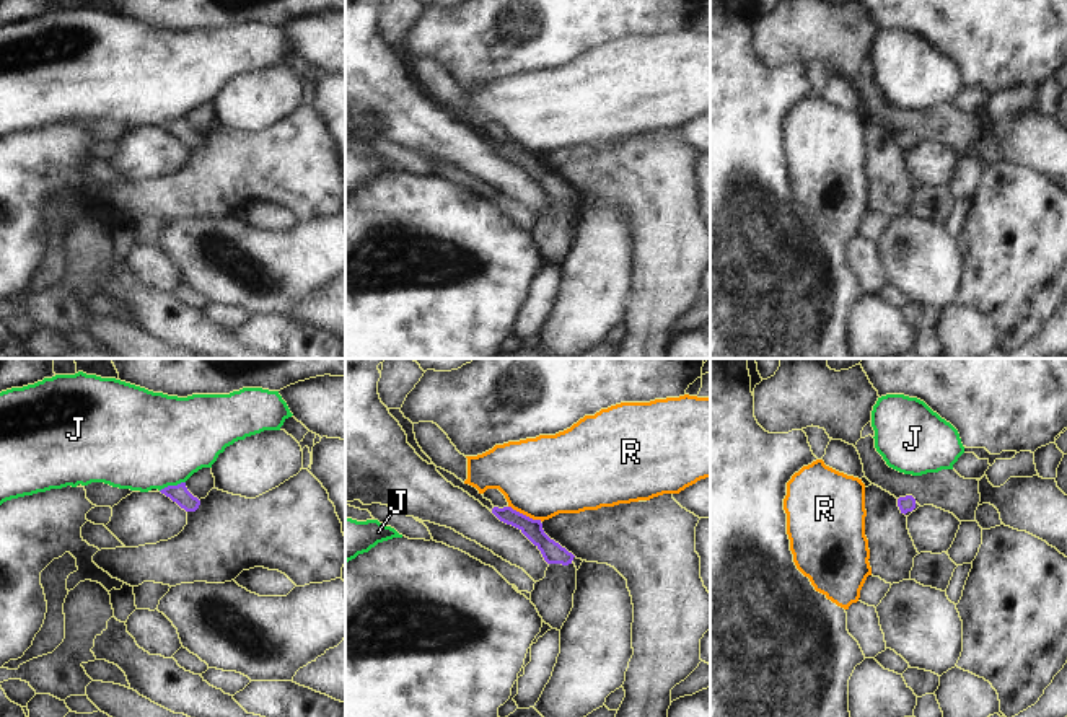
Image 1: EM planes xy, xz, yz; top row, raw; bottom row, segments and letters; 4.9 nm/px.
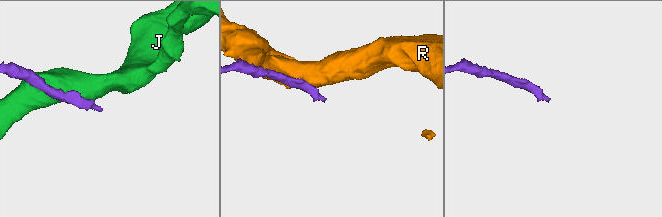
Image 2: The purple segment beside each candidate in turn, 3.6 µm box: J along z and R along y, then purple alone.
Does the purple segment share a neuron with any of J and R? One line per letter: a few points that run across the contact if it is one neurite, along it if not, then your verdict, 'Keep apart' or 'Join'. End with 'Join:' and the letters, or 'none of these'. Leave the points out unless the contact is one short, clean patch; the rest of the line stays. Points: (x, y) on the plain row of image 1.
J: Keep apart
R: Line: xz (509, 140), (541, 155). Keep apart
Join: none of these.

